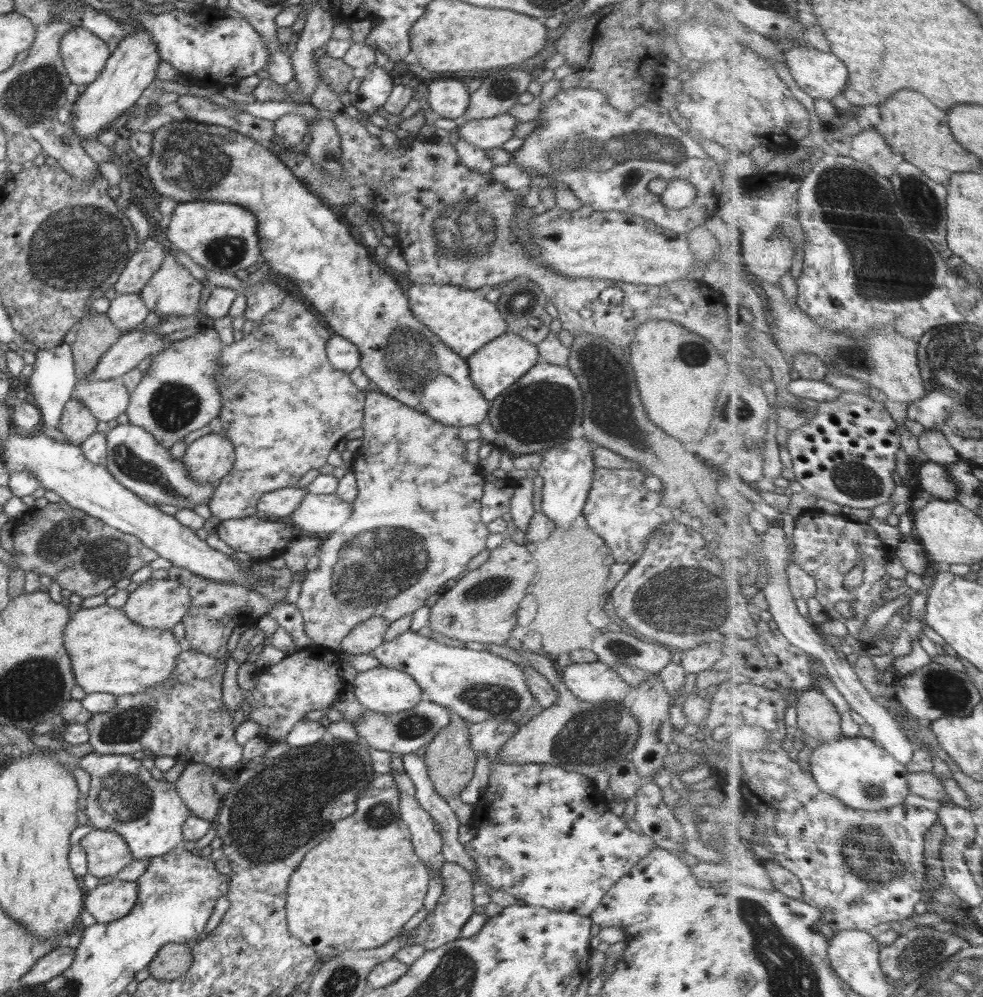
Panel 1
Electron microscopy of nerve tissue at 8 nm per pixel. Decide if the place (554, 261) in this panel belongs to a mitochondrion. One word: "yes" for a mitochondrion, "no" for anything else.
no

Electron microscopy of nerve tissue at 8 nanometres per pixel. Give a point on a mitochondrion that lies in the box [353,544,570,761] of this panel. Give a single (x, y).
(498, 701)

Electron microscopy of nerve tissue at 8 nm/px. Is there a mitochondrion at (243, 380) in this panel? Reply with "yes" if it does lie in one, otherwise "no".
yes

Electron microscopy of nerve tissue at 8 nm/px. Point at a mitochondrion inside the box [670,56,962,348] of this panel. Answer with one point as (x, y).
(891, 266)

